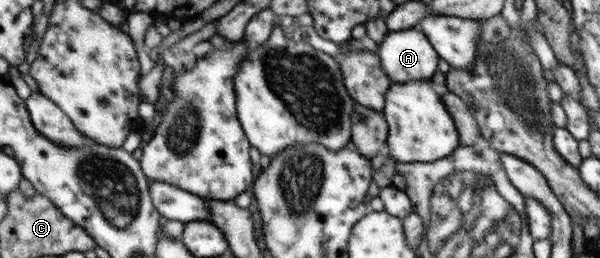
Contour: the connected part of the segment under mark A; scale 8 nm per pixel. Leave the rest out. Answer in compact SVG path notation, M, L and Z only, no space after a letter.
M416 28L389 31L377 55L392 83L432 79L438 67L437 51Z

